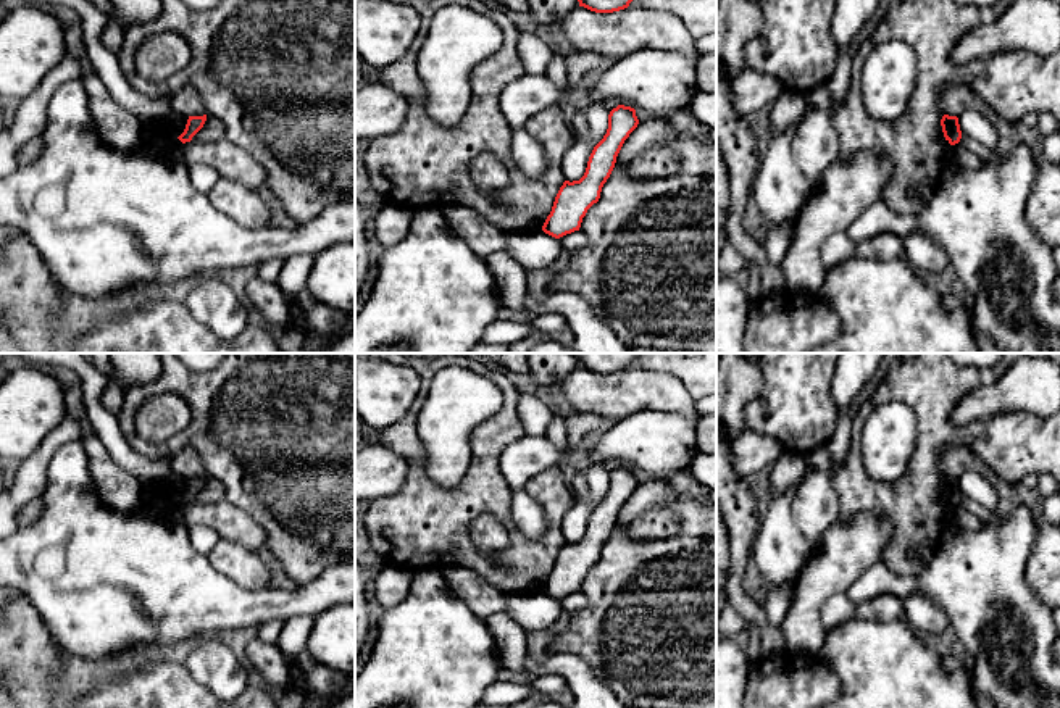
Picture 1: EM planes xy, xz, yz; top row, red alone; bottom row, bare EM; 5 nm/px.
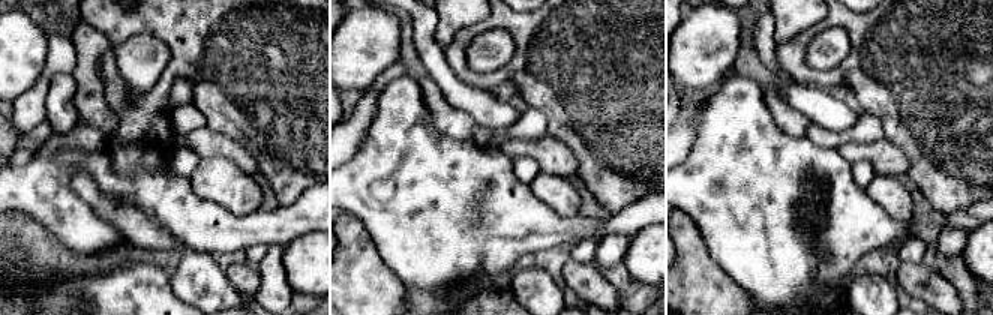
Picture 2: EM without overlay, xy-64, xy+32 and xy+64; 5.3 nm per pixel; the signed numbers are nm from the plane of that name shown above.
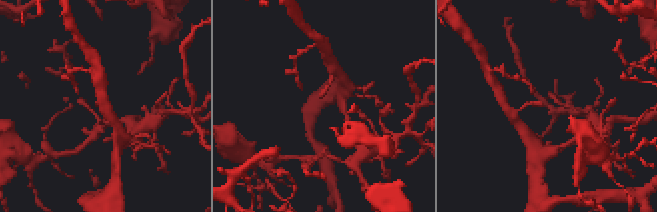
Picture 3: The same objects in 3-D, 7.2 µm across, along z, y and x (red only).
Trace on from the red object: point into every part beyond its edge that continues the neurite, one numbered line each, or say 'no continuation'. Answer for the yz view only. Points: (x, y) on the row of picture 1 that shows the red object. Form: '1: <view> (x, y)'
no continuation

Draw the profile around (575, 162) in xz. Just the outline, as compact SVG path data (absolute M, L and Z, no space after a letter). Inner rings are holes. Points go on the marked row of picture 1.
M591 103L586 108L589 134L582 139L574 139L571 147L563 155L565 181L579 181L587 168L589 156L594 147L603 139L608 129L610 110L607 103Z

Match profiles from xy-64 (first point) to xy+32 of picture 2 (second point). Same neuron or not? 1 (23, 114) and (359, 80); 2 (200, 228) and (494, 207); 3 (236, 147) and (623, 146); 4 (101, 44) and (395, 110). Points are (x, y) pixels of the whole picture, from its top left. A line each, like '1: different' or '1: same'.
1: different
2: same
3: different
4: different

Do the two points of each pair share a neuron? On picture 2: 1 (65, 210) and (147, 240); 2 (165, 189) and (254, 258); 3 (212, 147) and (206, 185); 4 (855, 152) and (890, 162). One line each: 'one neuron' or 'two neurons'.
1: two neurons
2: two neurons
3: two neurons
4: one neuron

